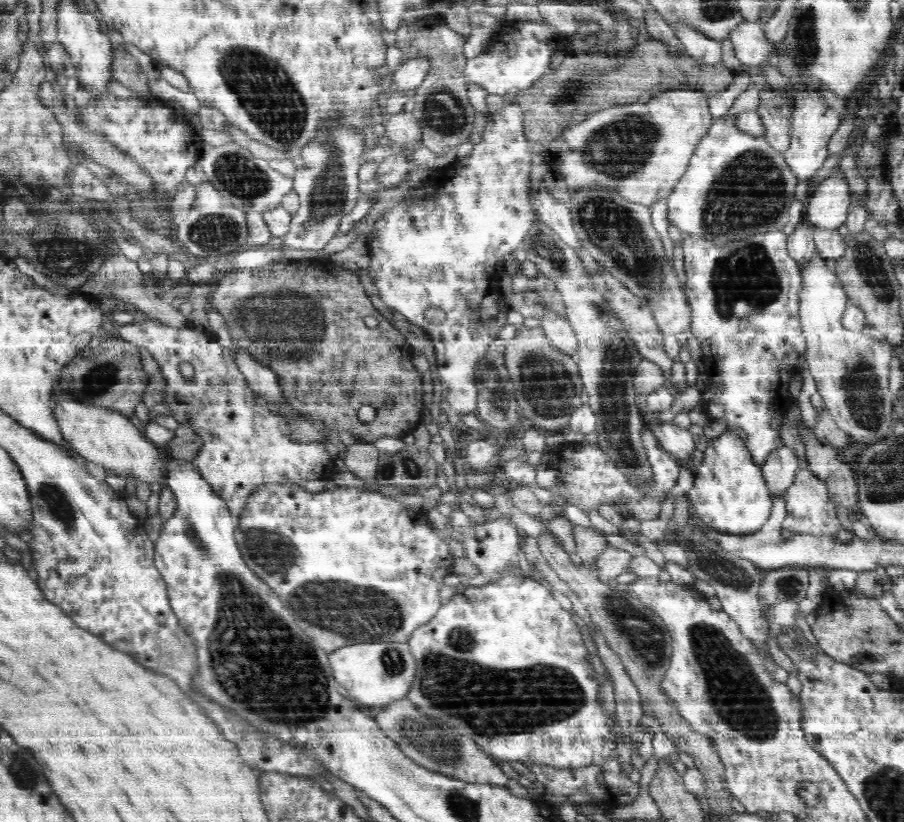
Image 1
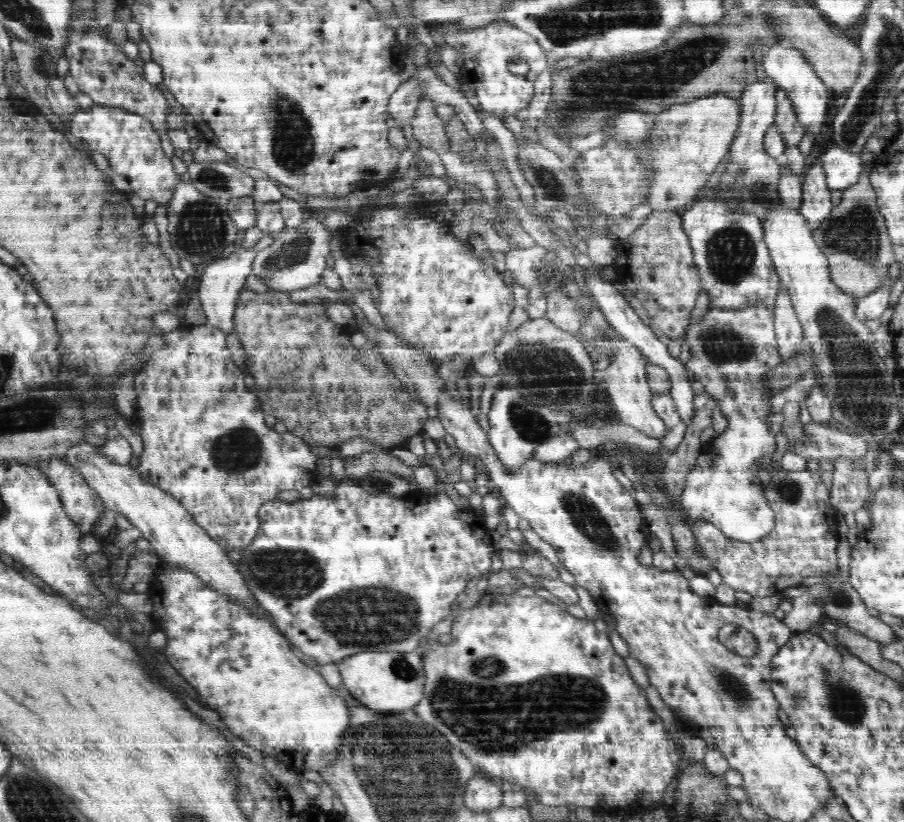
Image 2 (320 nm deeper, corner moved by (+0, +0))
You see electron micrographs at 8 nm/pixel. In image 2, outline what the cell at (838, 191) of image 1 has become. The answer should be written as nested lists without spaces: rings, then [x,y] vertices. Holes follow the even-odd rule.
[[[838,146],[830,148],[821,156],[826,173],[826,185],[830,190],[844,190],[854,186],[864,172],[864,163],[858,154],[851,154]]]

